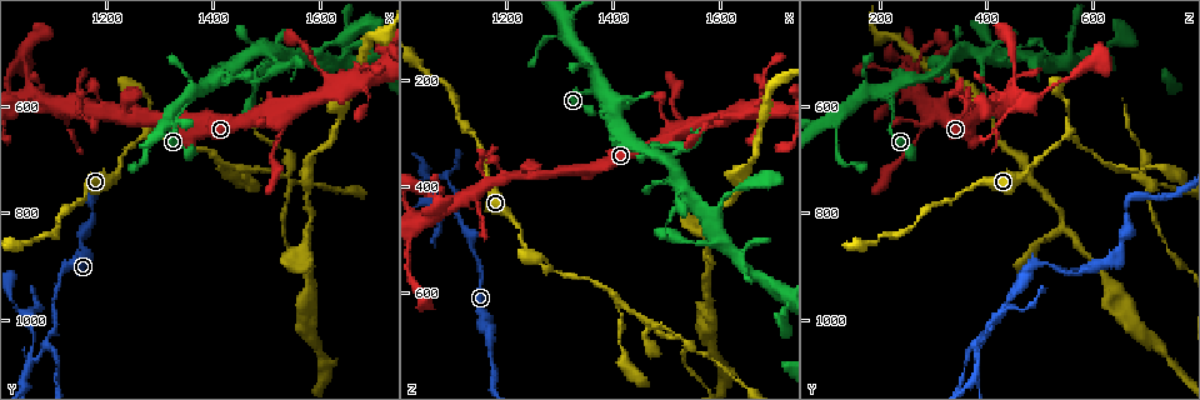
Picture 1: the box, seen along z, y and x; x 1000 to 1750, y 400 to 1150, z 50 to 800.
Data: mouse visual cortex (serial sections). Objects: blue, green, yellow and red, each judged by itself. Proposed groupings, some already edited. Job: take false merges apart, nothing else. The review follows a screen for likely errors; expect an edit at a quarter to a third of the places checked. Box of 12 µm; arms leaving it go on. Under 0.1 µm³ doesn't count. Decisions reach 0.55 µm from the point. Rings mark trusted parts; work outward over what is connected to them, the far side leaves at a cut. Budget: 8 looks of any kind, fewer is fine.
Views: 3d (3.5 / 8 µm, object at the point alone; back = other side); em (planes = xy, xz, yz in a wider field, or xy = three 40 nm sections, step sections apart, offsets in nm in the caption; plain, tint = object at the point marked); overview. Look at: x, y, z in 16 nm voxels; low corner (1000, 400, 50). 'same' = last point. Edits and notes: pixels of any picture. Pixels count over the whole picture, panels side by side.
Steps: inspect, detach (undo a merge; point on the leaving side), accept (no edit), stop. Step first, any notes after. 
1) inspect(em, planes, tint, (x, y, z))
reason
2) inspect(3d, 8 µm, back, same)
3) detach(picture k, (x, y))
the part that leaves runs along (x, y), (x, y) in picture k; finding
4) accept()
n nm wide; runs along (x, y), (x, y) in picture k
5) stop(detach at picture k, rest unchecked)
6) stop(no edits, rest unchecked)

inspect(3d, 3.5 µm, (1270, 665, 550))
three-way junction

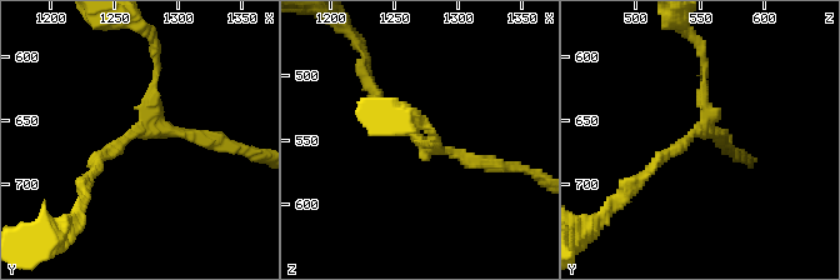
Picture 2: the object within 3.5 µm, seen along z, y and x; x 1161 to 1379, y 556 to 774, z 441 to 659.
inspect(em, xy, step 1, tint, (1268, 658, 548))
3 arms; arms of 100, 150, 150 nm

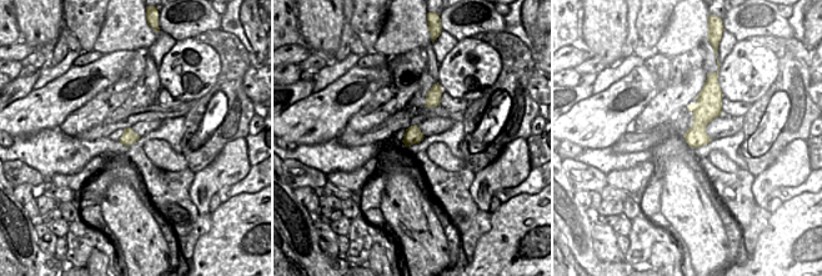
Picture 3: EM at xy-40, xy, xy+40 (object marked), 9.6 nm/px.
accept()
runs along (368, 86), (425, 144), (490, 164) in picture 2; one cell here

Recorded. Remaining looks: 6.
inspect(3d, 3.5 µm, (1405, 700, 610))
two arms in line, one across

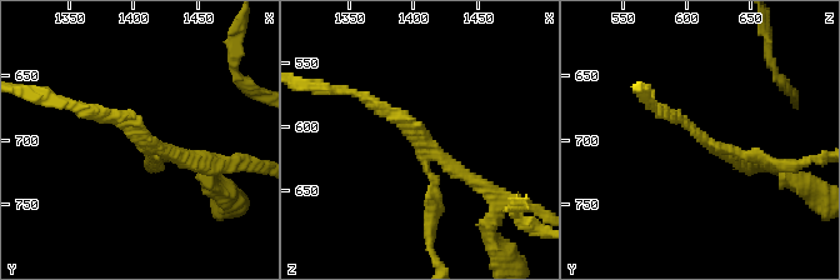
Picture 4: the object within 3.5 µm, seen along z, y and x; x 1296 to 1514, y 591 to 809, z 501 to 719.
inspect(em, planes, tint, (1408, 700, 612))
3 arms; arms of 150, 150, 200 nm

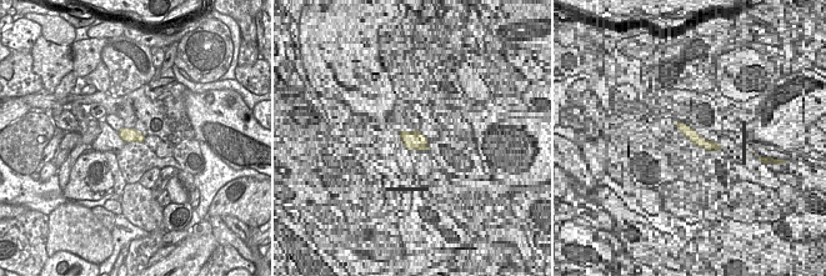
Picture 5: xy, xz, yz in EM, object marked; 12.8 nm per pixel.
accept()
runs along (360, 96), (486, 189) in picture 4; one cell here

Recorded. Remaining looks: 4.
inspect(3d, 8 µm, (1065, 1075, 380))
two arms in line, one across

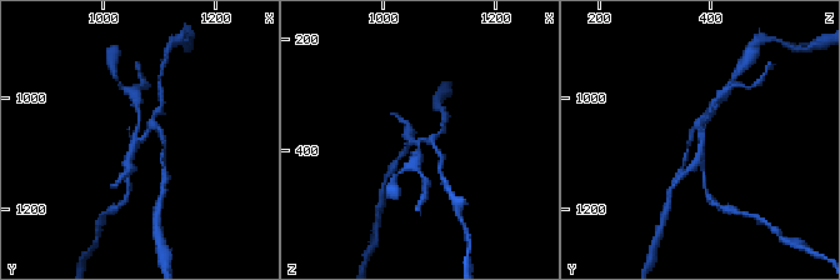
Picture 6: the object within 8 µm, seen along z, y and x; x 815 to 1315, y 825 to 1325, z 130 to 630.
inspect(em, planes, tint, (1070, 1070, 380))
3 arms; arms of 150, 150, 250 nm; now the EM

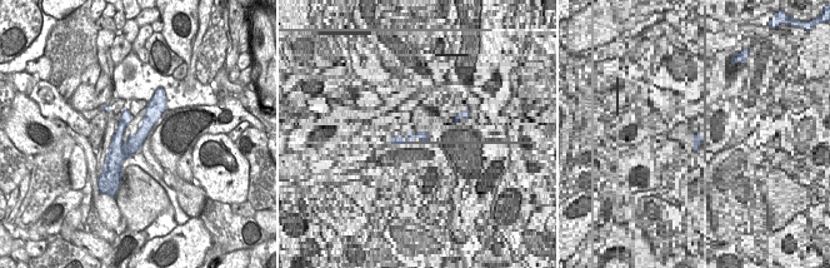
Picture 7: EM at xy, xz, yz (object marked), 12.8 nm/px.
detach(picture 6, (136, 100))
two cells meet here

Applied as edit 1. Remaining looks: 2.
stop(detach at picture 6, rest unchecked)

